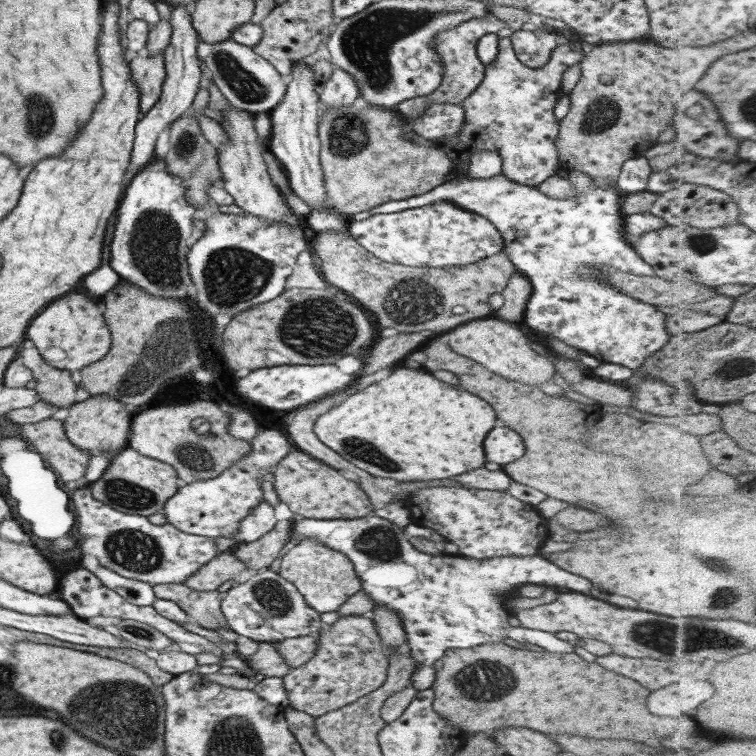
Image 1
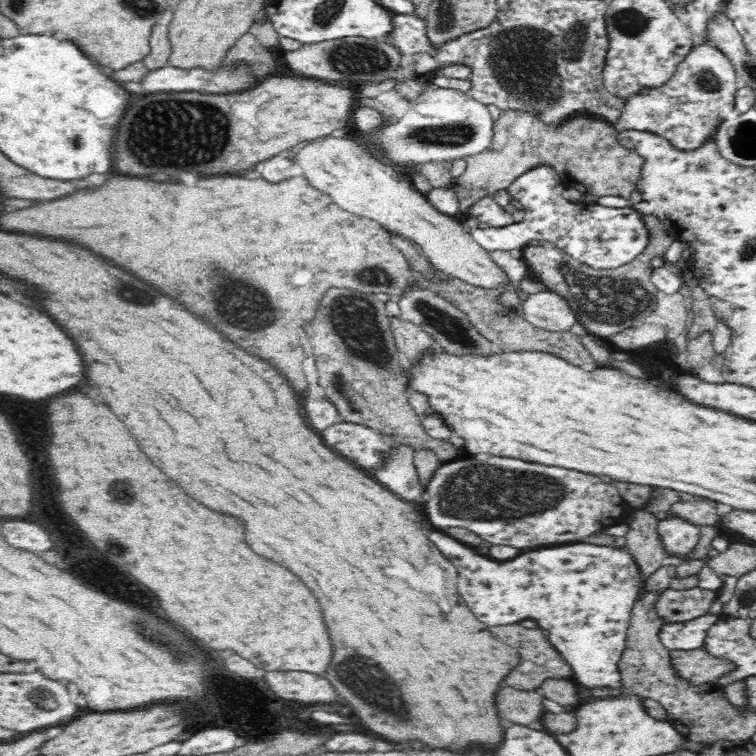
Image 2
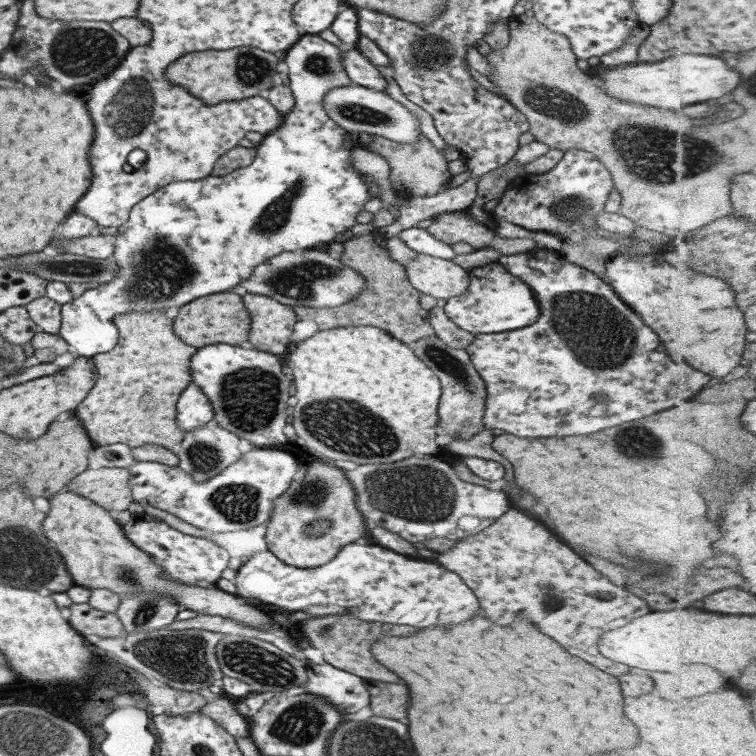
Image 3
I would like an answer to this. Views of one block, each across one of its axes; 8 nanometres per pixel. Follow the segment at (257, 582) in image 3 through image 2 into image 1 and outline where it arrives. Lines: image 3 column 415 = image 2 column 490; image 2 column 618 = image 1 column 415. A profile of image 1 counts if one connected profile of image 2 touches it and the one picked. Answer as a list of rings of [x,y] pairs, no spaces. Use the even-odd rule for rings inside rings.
[[[293,516],[290,538],[301,540],[312,538],[322,542],[325,546],[345,554],[353,564],[353,572],[361,582],[361,592],[368,596],[374,606],[384,606],[397,613],[401,626],[406,634],[406,649],[416,662],[416,670],[412,672],[412,686],[417,691],[430,689],[434,681],[434,662],[443,656],[447,649],[467,649],[489,642],[501,642],[503,638],[511,638],[515,642],[533,644],[547,652],[569,654],[574,647],[567,641],[559,640],[553,633],[509,626],[507,619],[512,615],[503,604],[506,596],[517,593],[517,588],[523,584],[535,586],[551,586],[551,588],[565,588],[567,591],[590,594],[591,584],[575,574],[569,574],[543,559],[541,556],[525,557],[496,557],[491,559],[471,559],[466,557],[455,558],[459,555],[429,556],[417,551],[409,543],[404,529],[395,526],[388,520],[377,516],[364,516],[354,519],[314,519]]]

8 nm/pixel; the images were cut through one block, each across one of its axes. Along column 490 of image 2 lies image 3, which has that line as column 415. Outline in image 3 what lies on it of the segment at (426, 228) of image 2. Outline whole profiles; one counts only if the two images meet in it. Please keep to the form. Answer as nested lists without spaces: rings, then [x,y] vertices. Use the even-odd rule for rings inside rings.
[[[425,254],[414,256],[404,266],[409,284],[420,294],[447,300],[459,296],[468,287],[467,270],[449,261],[449,257],[433,257]]]

